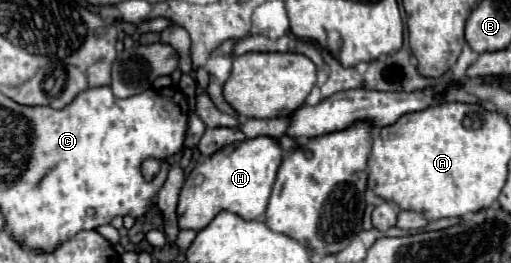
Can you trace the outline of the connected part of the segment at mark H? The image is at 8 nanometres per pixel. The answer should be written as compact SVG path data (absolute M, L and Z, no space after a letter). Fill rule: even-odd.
M272 137L246 139L216 151L212 157L198 163L186 177L176 209L178 227L202 231L220 211L230 211L246 221L262 219L280 161L282 149Z

